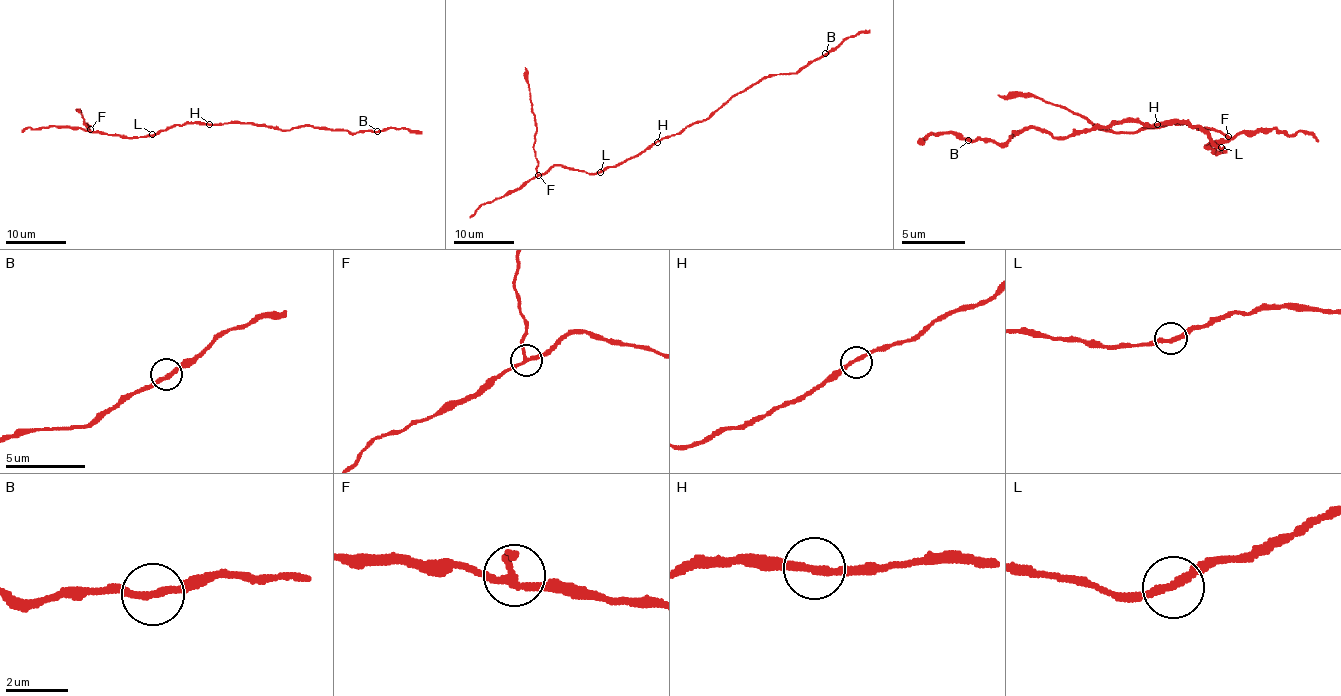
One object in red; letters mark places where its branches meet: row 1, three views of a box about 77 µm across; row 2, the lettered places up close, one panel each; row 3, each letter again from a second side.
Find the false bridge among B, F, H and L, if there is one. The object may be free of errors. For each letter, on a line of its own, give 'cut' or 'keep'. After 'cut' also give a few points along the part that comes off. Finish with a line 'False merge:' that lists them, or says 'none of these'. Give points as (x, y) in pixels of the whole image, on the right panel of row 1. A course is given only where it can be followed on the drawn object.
B: keep
F: cut | (1227, 137), (1208, 128), (1170, 124), (1134, 131), (1099, 131), (1093, 124), (1032, 96), (997, 96)
H: keep
L: keep
False merge: F

